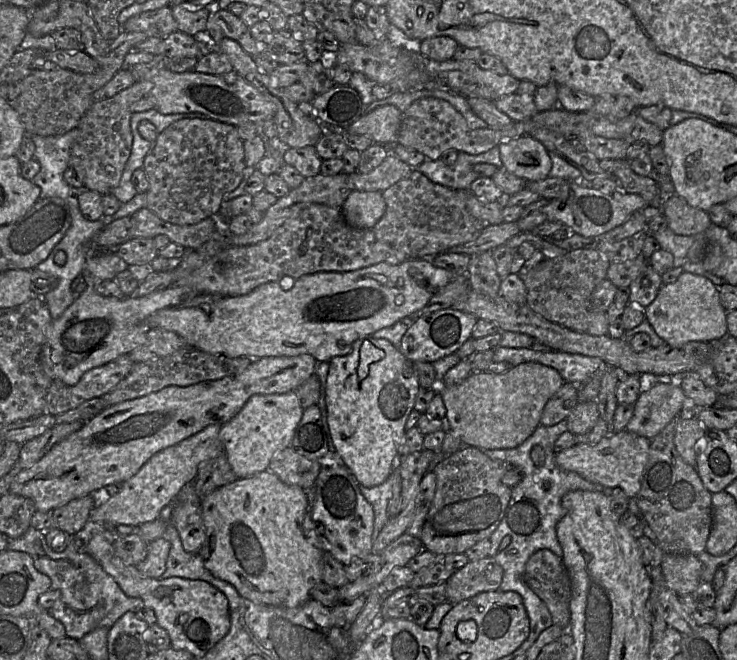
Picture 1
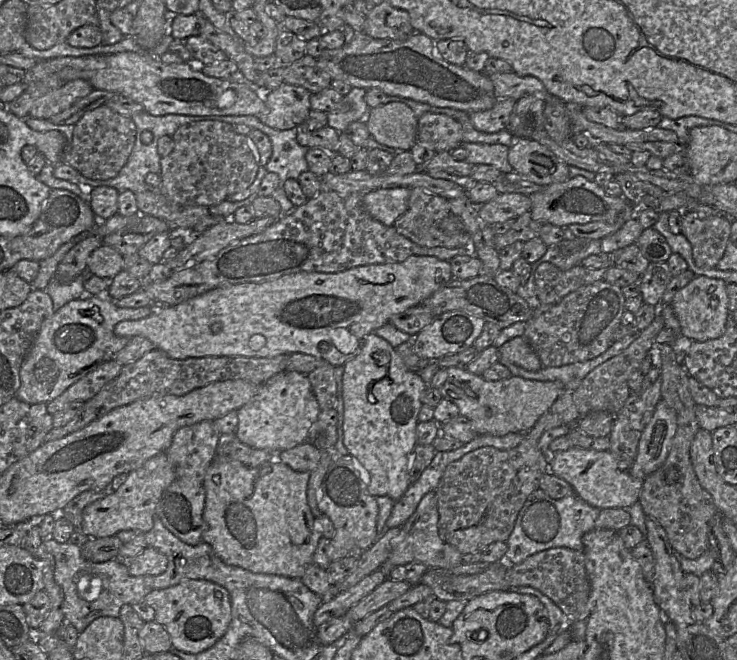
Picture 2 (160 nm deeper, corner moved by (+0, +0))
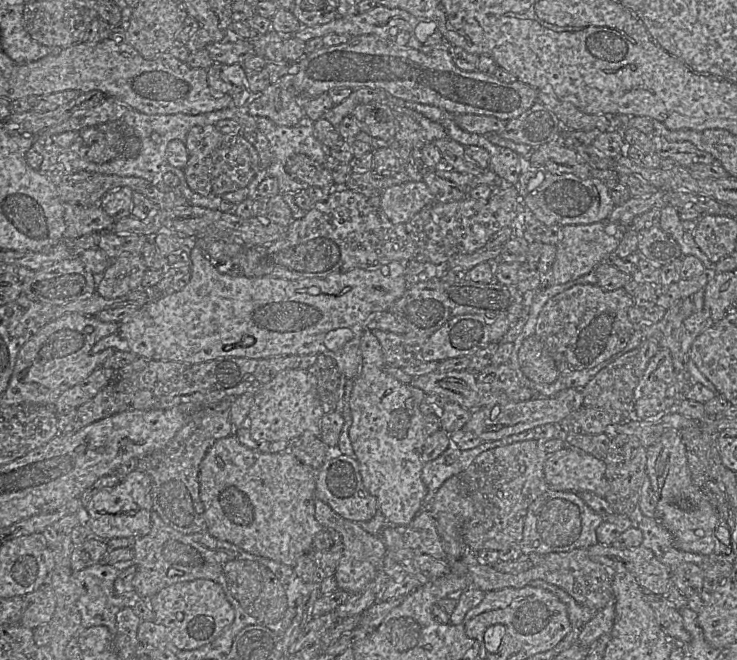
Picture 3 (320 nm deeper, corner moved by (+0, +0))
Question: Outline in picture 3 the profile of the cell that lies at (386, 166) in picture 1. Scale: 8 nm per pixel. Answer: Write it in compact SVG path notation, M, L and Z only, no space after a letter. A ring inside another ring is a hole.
M295 154L285 164L286 172L295 180L310 186L332 190L335 184L332 172L304 154Z

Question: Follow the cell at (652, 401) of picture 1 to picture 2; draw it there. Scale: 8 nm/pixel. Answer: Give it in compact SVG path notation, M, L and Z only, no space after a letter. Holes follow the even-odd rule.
M660 400L650 421L641 431L637 456L629 470L633 477L643 481L665 462L676 430L674 410Z

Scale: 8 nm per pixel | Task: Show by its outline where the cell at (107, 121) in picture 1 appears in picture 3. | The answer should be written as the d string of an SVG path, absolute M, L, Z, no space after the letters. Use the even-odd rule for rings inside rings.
M123 119L97 125L95 141L86 146L87 160L103 164L120 158L125 149L125 142L133 136L133 130Z

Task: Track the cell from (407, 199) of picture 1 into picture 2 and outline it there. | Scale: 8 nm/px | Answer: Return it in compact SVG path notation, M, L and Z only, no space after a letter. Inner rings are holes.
M411 188L408 209L395 221L393 226L399 234L424 247L457 248L472 244L461 219L451 213L449 200L428 193L421 188Z

